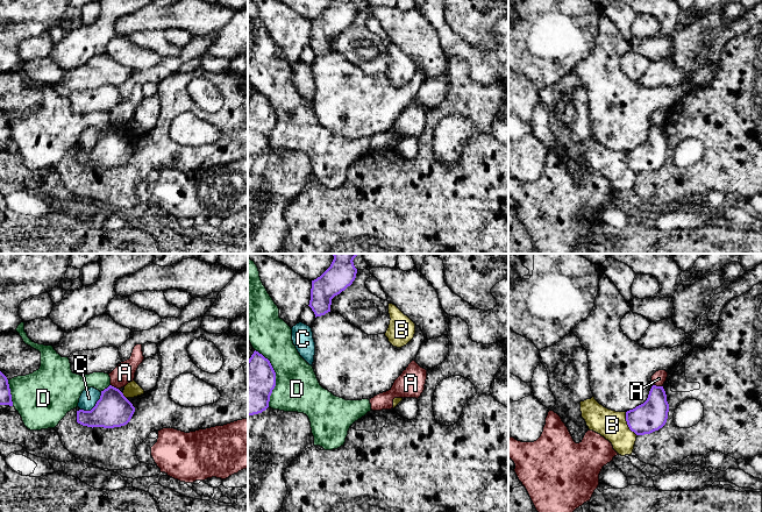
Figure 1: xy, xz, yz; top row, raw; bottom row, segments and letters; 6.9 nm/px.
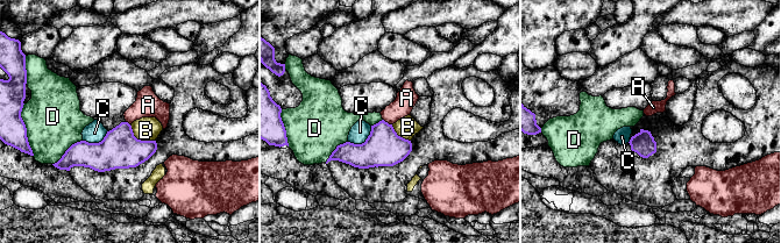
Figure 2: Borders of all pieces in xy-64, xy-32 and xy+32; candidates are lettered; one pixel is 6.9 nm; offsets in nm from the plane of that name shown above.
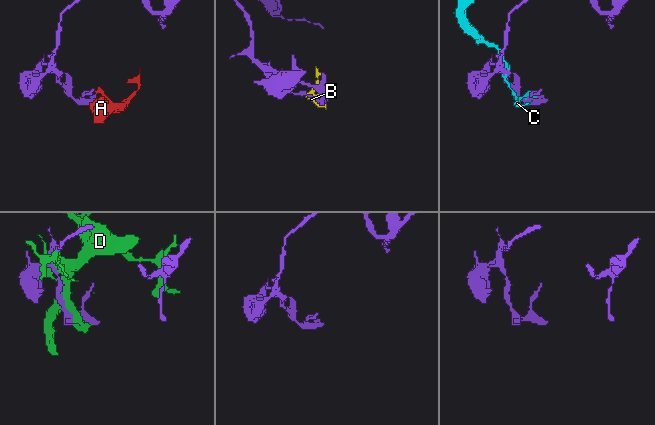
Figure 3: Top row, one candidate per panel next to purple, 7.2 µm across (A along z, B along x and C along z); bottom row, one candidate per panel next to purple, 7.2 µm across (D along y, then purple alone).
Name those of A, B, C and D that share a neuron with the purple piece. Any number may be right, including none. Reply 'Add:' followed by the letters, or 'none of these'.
Add: none of these

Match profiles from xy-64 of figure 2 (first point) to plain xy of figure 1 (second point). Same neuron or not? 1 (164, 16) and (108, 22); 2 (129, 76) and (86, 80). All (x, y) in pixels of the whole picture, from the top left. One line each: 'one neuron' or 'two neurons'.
1: two neurons
2: one neuron

